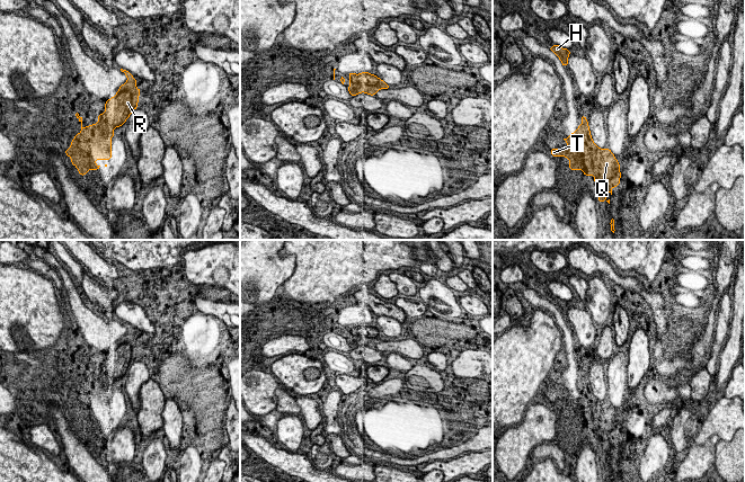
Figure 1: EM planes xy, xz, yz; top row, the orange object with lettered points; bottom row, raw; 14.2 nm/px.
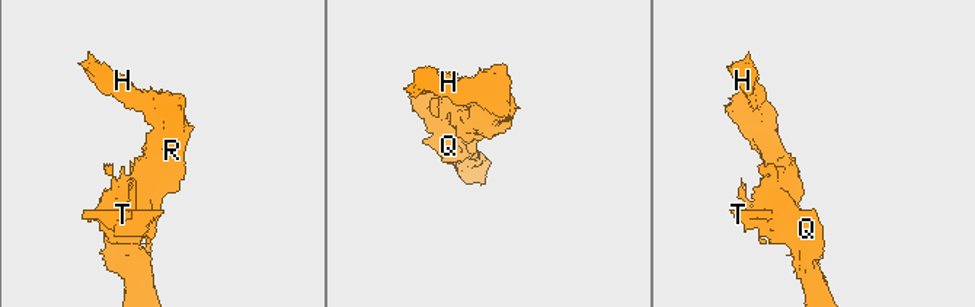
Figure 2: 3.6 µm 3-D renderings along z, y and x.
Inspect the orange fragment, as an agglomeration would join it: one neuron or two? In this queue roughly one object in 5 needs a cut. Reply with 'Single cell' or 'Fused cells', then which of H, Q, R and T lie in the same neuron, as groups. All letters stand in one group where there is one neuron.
Single cell. Groups: H Q R T

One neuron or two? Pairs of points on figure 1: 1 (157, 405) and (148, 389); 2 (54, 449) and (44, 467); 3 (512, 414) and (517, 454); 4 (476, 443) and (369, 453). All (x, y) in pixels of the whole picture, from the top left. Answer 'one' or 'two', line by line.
1: one
2: two
3: two
4: one

